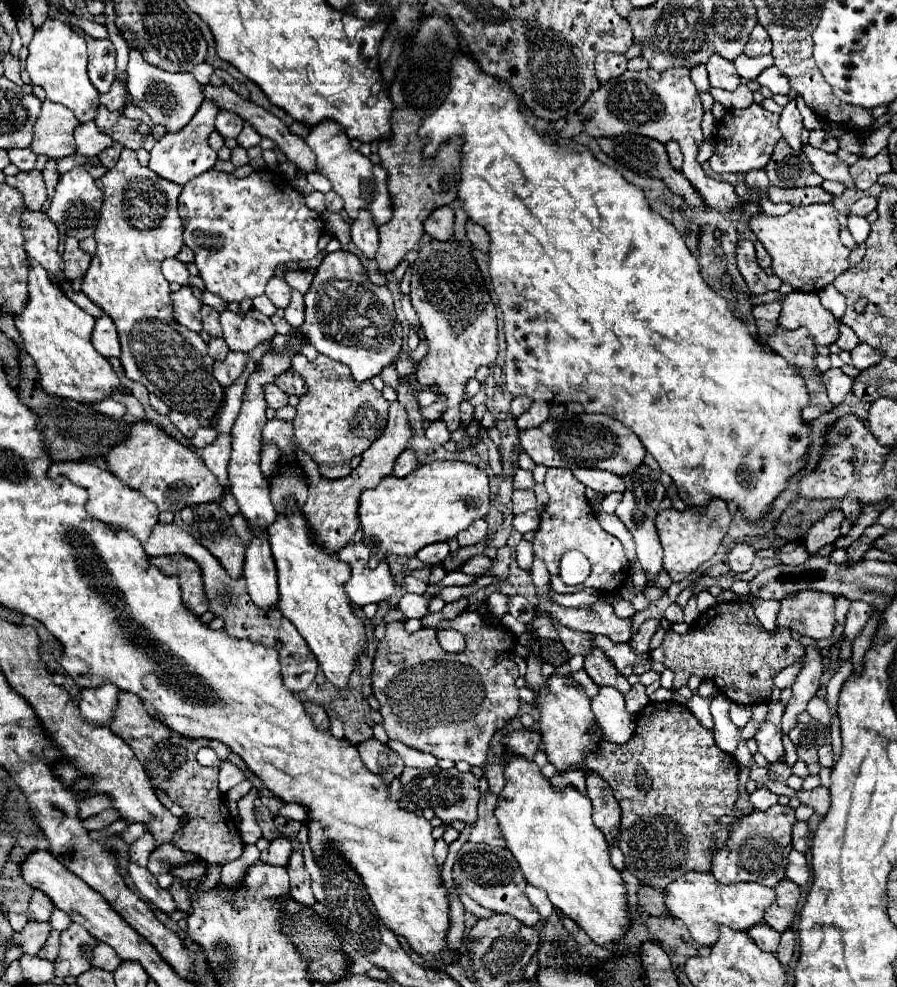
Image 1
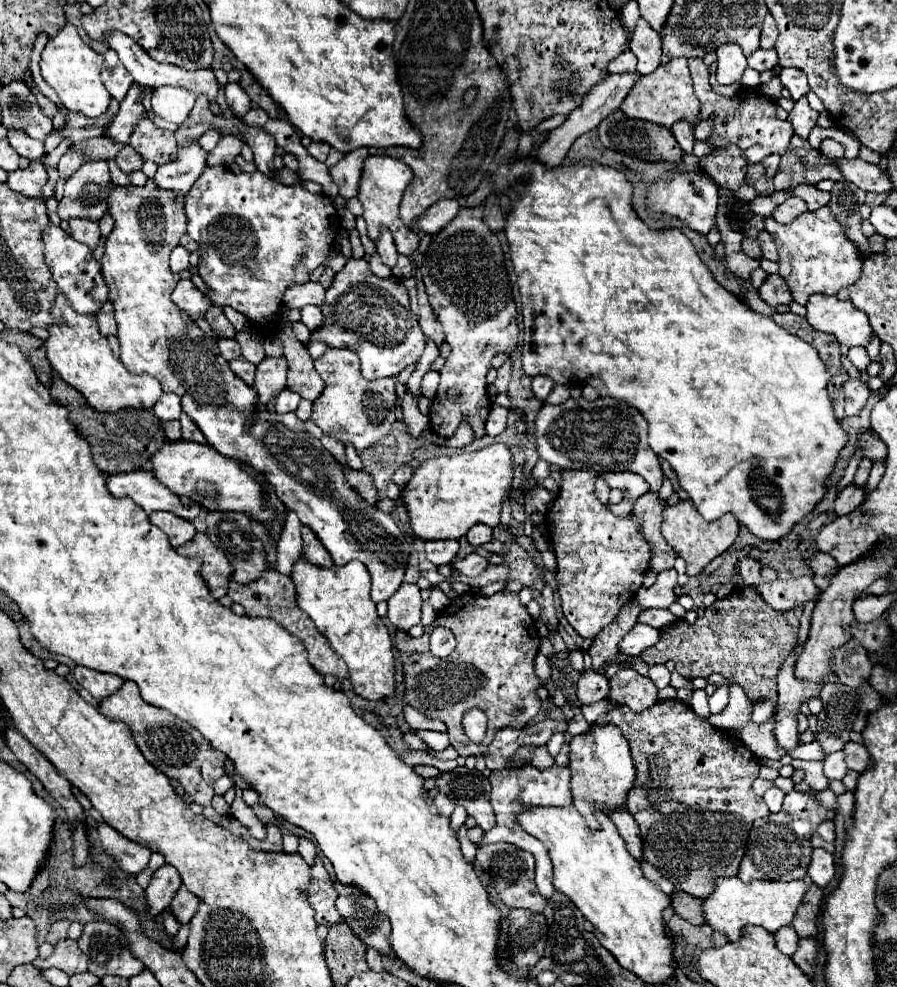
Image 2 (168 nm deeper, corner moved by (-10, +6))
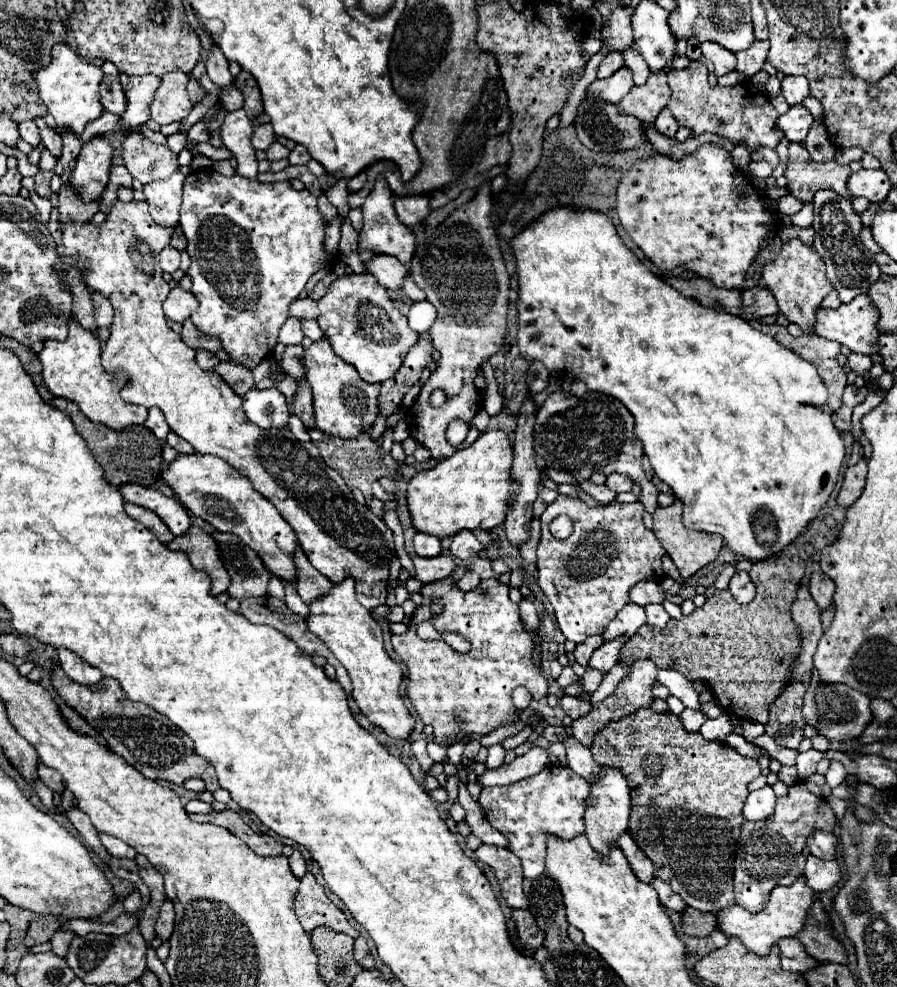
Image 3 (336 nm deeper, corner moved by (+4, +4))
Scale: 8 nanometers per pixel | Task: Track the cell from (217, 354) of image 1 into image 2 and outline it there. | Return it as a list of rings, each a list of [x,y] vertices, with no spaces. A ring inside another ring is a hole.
[[[218,338],[218,348],[222,352],[222,356],[230,362],[232,358],[238,358],[240,356],[240,346],[234,338]]]

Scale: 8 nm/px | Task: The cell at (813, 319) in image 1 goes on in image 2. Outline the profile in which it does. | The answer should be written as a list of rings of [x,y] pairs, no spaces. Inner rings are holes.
[[[812,294],[806,304],[806,320],[814,330],[834,334],[840,344],[866,346],[874,332],[868,318],[850,300],[842,302],[836,296]]]

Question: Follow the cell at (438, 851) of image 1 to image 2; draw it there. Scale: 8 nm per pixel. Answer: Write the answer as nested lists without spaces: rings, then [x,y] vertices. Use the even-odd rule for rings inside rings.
[[[554,764],[548,770],[538,770],[534,766],[506,768],[506,770],[492,772],[488,780],[492,784],[490,804],[494,808],[496,826],[492,830],[484,832],[484,836],[478,844],[484,846],[484,844],[492,844],[492,842],[512,842],[514,846],[530,852],[536,858],[536,886],[538,886],[538,892],[544,898],[552,898],[554,896],[552,864],[550,864],[550,858],[546,854],[546,848],[542,846],[542,842],[538,842],[538,838],[530,836],[528,832],[524,832],[518,826],[514,814],[520,810],[520,804],[522,806],[570,806],[572,804],[572,794],[570,794],[570,770],[568,770],[568,766],[556,766]]]

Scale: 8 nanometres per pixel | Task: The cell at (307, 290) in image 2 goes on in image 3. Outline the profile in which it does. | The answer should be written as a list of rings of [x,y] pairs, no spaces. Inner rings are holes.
[[[300,298],[300,300],[292,302],[290,316],[298,318],[298,320],[316,320],[320,316],[320,310],[312,298]]]

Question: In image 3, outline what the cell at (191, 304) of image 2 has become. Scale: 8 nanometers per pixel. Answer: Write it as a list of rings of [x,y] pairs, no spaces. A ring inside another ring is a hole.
[[[176,286],[174,290],[170,290],[168,298],[164,300],[164,312],[166,318],[174,320],[174,322],[184,322],[186,318],[190,318],[190,314],[198,308],[198,300],[194,298],[192,292]]]

